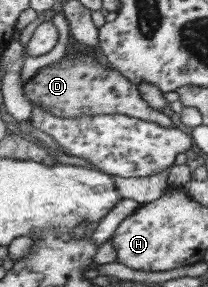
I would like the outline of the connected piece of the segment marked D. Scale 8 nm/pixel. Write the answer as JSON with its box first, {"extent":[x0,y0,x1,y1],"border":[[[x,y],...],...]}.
{"extent":[24,51,176,128],"border":[[[79,51],[73,53],[71,57],[63,55],[56,63],[48,65],[36,71],[34,76],[24,82],[24,94],[32,104],[39,103],[46,108],[46,111],[56,114],[63,118],[81,118],[85,115],[102,115],[102,114],[127,114],[127,116],[134,116],[141,120],[151,121],[153,123],[161,124],[167,128],[174,128],[176,124],[163,111],[155,110],[143,97],[141,89],[135,85],[135,82],[129,81],[127,77],[119,73],[119,70],[111,66],[103,68],[101,64],[95,59],[93,54],[86,51]]]}

